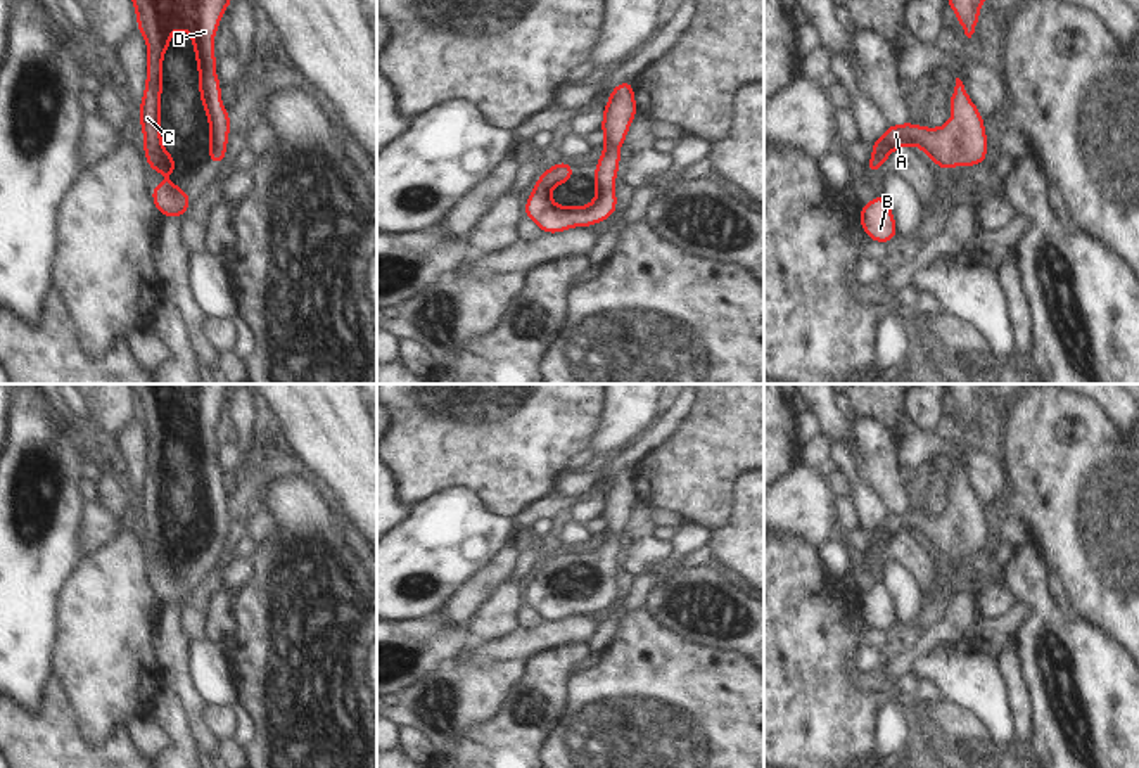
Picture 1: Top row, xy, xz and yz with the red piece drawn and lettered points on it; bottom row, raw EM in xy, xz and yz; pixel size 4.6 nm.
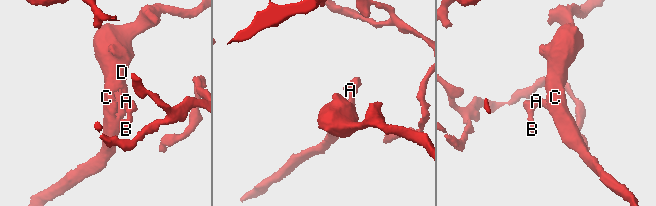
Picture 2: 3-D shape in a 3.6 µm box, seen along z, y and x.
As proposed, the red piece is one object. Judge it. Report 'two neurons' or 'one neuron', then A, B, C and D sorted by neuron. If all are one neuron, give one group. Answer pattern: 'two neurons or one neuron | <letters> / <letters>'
one neuron | A B C D

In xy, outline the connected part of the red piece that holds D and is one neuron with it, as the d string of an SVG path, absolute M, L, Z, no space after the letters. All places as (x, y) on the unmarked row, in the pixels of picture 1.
M130 384L137 398L137 415L147 429L147 467L140 490L140 515L143 519L143 541L152 560L171 564L178 554L175 543L166 540L161 526L161 481L162 446L171 434L171 419L188 419L195 436L199 457L199 483L209 507L207 550L221 552L226 543L230 507L221 490L221 470L214 451L213 429L221 403L233 384Z

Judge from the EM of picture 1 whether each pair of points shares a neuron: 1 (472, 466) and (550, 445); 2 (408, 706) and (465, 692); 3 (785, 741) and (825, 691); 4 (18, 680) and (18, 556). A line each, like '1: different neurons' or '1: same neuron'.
1: same neuron
2: same neuron
3: same neuron
4: same neuron

